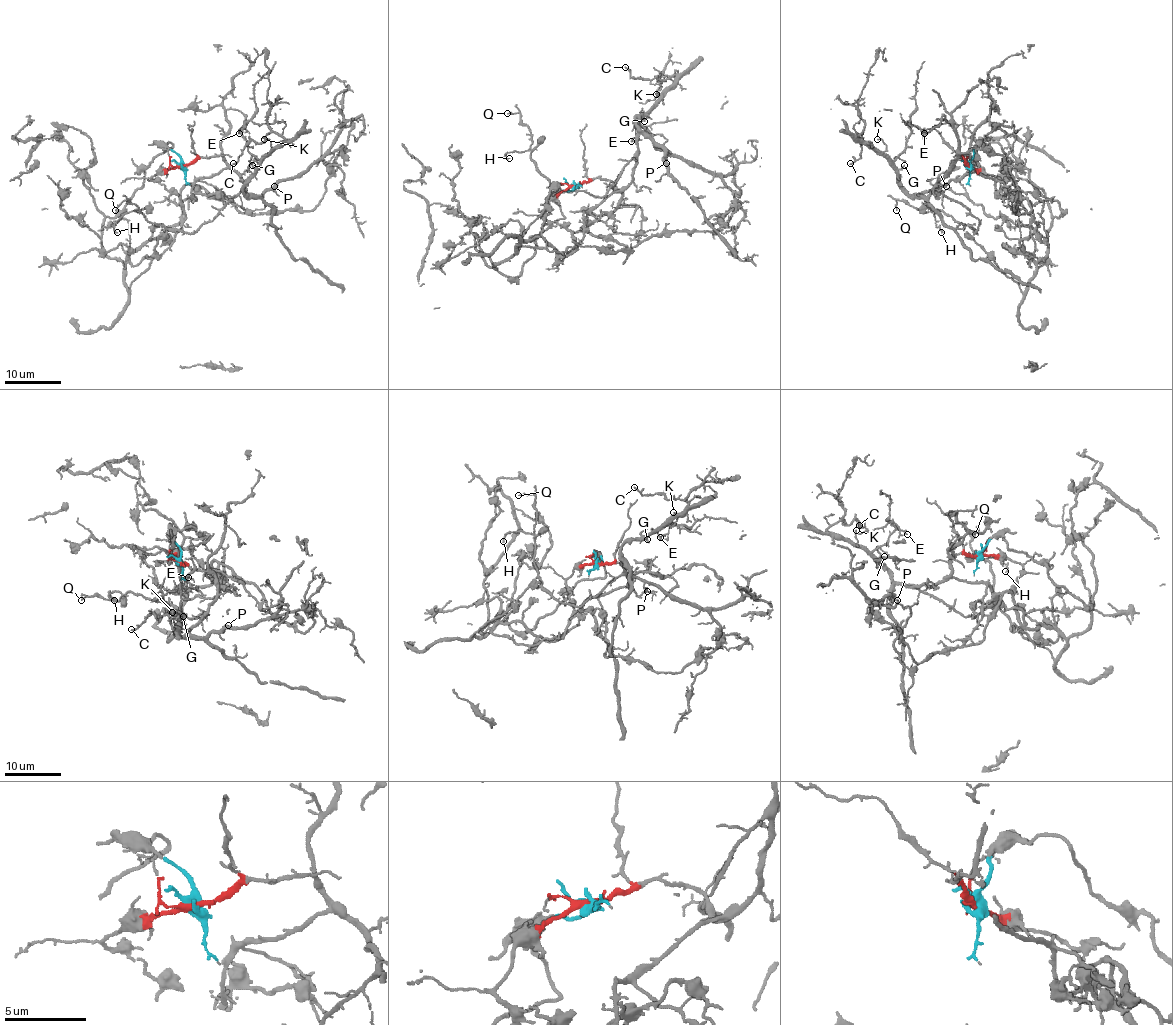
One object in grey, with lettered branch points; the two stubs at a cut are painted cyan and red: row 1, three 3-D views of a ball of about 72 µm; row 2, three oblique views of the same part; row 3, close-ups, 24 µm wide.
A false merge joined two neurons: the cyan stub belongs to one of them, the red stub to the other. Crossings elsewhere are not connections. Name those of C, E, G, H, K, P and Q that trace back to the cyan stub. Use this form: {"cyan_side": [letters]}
{"cyan_side": []}

